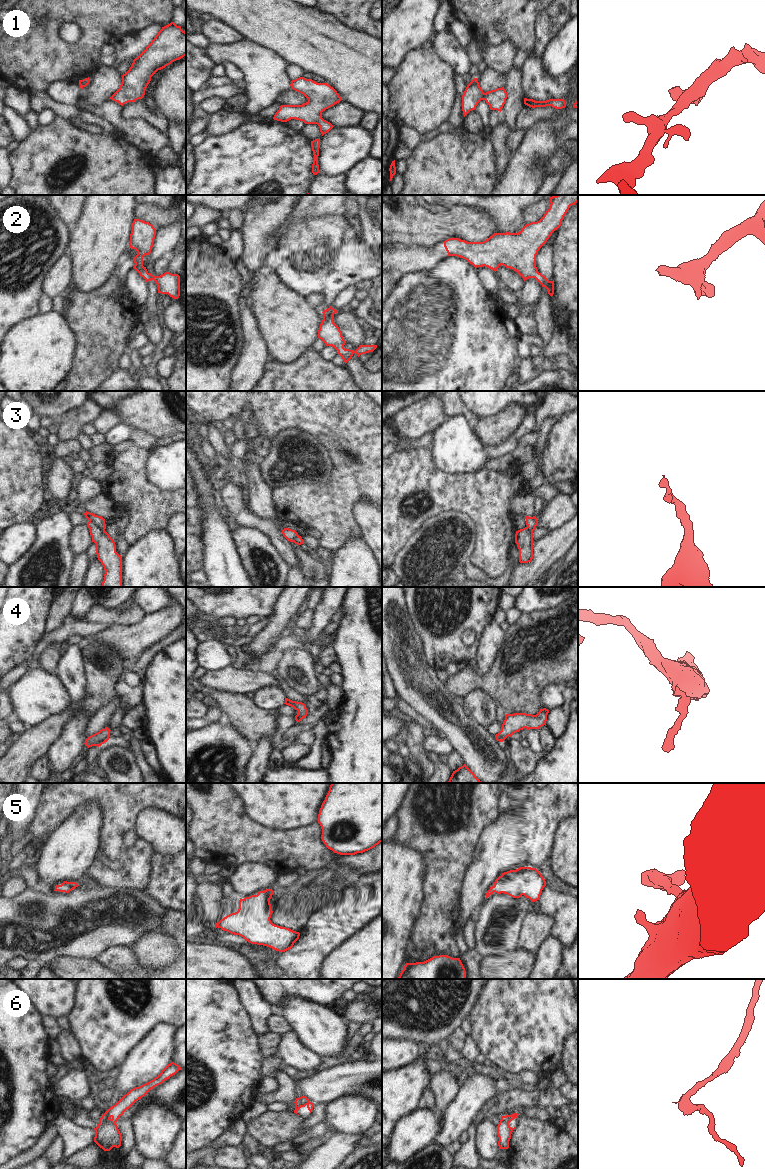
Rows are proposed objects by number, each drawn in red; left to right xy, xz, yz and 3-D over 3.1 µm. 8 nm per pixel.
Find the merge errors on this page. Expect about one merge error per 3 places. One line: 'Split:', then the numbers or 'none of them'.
Split: 3, 6

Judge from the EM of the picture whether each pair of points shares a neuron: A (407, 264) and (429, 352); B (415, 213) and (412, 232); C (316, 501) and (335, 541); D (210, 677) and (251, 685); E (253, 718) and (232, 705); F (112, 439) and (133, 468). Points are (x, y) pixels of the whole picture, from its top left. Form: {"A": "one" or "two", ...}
{"A": "two", "B": "one", "C": "one", "D": "one", "E": "one", "F": "two"}

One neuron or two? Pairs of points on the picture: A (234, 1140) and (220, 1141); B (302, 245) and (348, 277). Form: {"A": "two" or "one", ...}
{"A": "one", "B": "one"}

